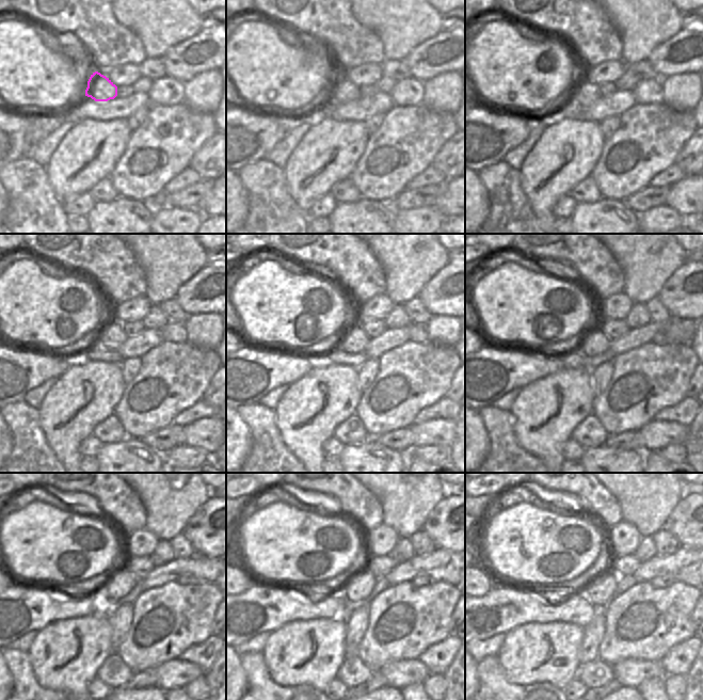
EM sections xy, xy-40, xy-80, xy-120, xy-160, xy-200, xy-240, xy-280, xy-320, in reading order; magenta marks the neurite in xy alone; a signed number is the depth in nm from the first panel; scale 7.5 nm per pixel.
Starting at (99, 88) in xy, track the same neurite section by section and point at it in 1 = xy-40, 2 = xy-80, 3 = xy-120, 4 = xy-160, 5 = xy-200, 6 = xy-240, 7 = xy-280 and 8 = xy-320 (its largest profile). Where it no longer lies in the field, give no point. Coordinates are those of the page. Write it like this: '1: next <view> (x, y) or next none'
1: next xy-40 (341, 90)
2: next xy-80 (585, 93)
3: next xy-120 (110, 334)
4: next xy-160 (352, 338)
5: next xy-200 (593, 341)
6: next xy-240 (118, 582)
7: next xy-280 (358, 586)
8: next xy-320 (600, 588)

